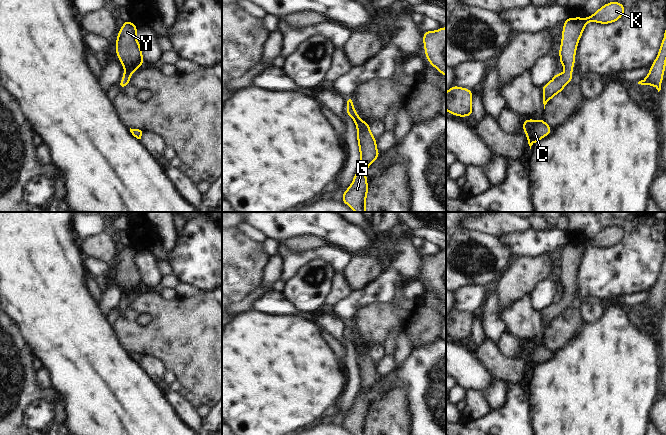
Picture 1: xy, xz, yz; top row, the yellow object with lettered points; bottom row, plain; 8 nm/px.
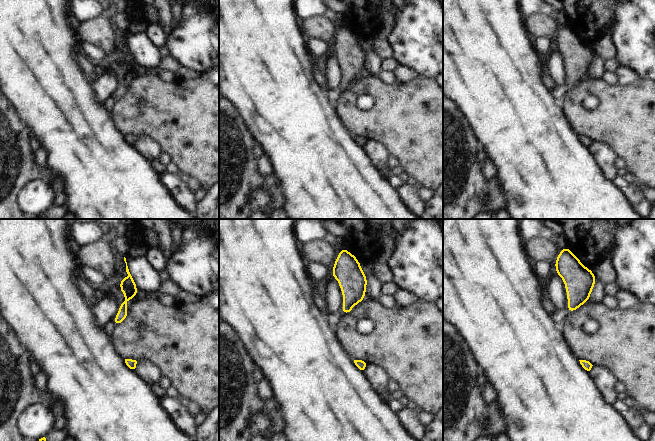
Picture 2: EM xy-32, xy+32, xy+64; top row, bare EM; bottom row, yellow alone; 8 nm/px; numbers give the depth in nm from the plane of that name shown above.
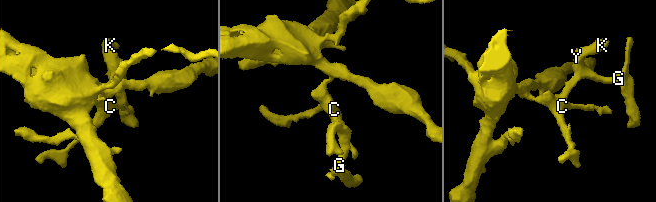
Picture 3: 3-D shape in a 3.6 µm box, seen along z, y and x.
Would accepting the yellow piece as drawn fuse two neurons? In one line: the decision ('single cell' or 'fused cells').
single cell

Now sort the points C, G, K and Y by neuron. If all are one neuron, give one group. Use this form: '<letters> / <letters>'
C G K Y

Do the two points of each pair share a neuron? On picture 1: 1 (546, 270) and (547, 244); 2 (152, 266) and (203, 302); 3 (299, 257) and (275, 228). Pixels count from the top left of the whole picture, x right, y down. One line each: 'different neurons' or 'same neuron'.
1: different neurons
2: different neurons
3: different neurons

